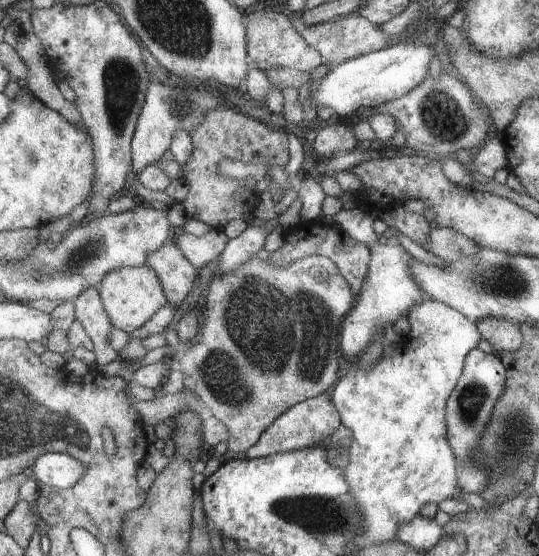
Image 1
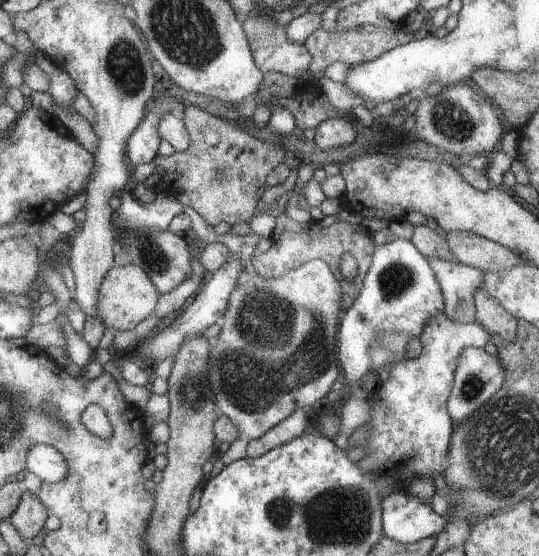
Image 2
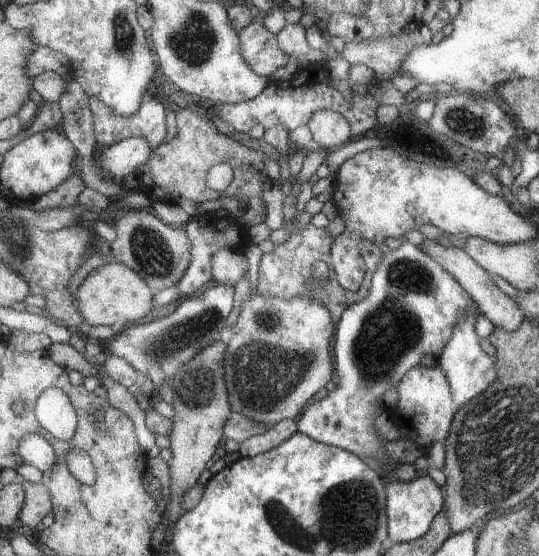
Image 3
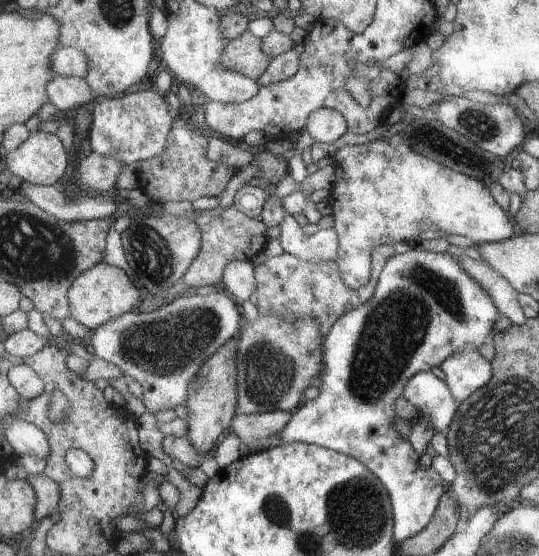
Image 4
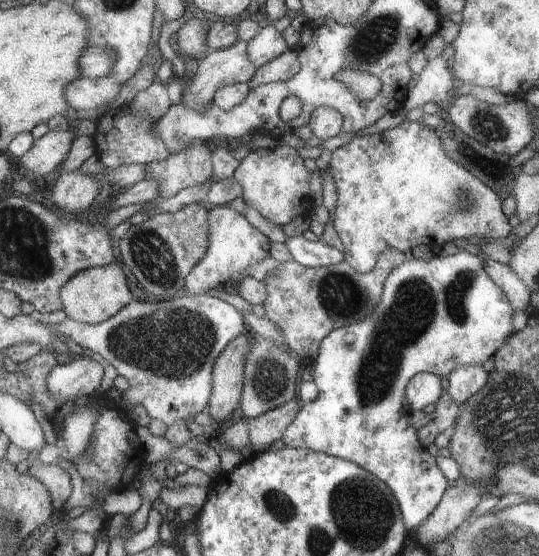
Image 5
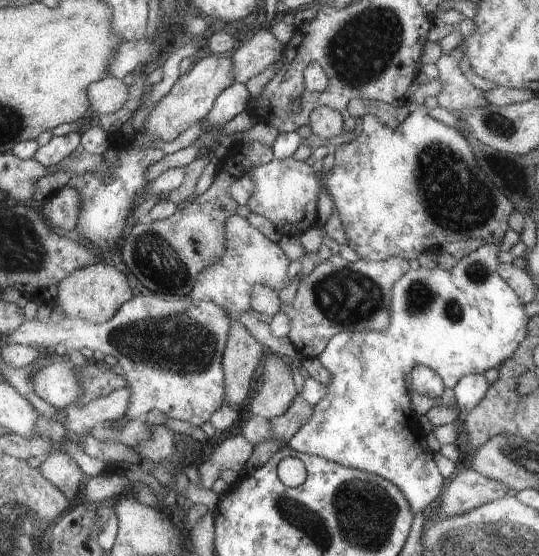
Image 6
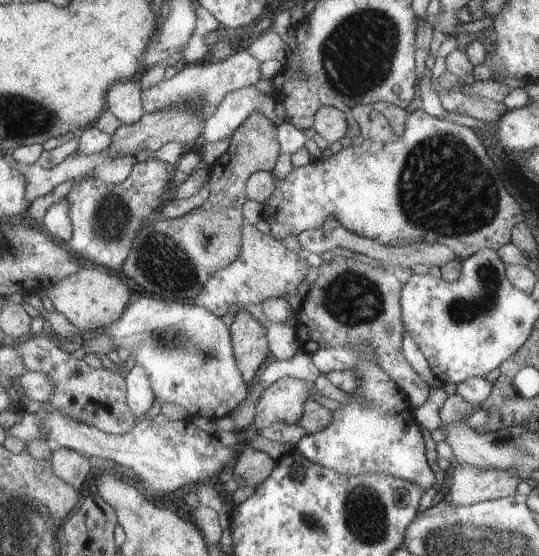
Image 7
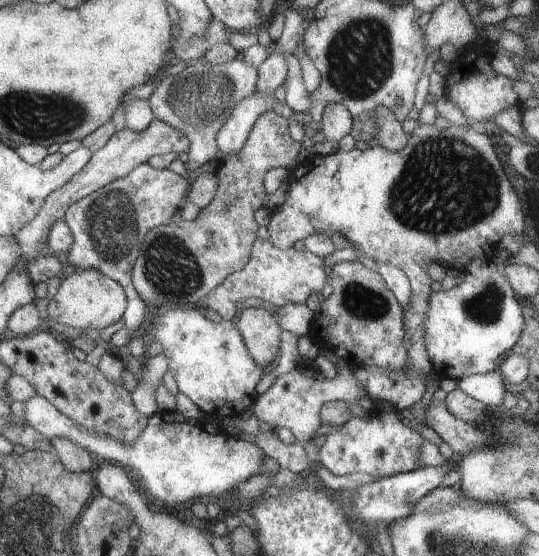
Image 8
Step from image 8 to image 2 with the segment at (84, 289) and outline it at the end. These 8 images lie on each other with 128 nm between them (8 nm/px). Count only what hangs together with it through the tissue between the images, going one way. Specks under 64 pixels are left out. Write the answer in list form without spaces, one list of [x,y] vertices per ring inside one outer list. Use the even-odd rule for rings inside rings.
[[[132,264],[115,266],[106,274],[100,286],[98,317],[105,327],[111,327],[116,331],[135,331],[136,326],[144,318],[148,318],[152,312],[155,312],[158,298],[161,298],[160,291],[141,267]]]

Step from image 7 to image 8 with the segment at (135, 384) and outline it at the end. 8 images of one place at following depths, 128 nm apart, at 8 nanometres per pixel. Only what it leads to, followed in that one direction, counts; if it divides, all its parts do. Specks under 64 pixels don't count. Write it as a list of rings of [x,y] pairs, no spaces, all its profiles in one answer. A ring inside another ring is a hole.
[[[164,354],[155,355],[154,358],[148,358],[144,362],[140,382],[131,392],[131,399],[136,410],[145,417],[149,418],[159,411],[156,405],[156,390],[169,368],[168,358]]]

